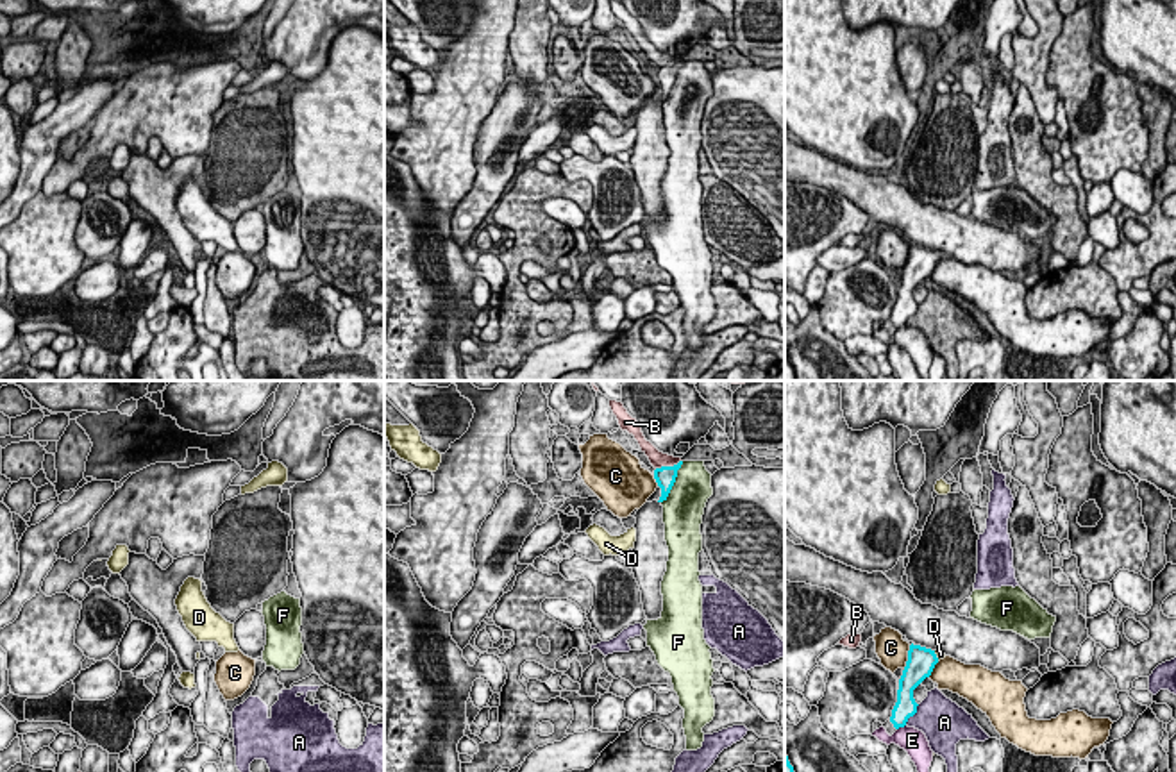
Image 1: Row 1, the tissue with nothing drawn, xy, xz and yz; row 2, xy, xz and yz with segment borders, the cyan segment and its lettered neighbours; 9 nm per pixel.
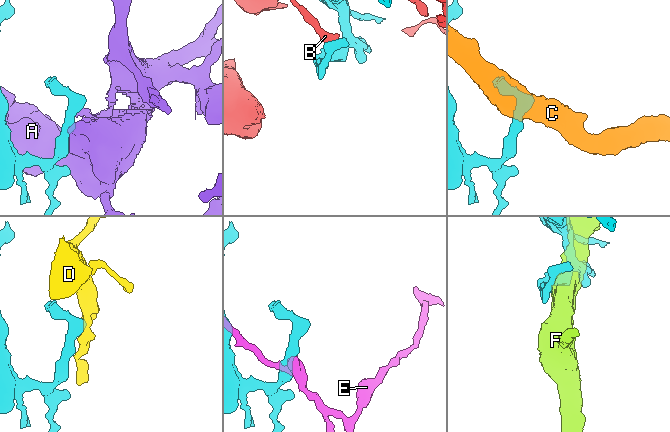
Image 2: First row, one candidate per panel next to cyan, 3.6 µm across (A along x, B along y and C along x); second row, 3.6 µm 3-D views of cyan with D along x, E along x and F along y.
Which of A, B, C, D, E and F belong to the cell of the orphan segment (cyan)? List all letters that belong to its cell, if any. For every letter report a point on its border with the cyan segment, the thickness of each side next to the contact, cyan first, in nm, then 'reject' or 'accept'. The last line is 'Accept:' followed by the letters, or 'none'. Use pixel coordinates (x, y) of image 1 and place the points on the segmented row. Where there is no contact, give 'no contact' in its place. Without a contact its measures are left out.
A: contact yz (912, 715); calibres 190 and 380 nm; reject
B: contact xz (667, 467); calibres 190 and 140 nm; reject
C: contact yz (908, 658); calibres 260 and 280 nm; reject
D: contact yz (935, 656); calibres 260 and 70 nm; accept
E: contact yz (901, 726); calibres 190 and 220 nm; reject
F: contact xz (674, 481); calibres 190 and 360 nm; reject
Accept: D

